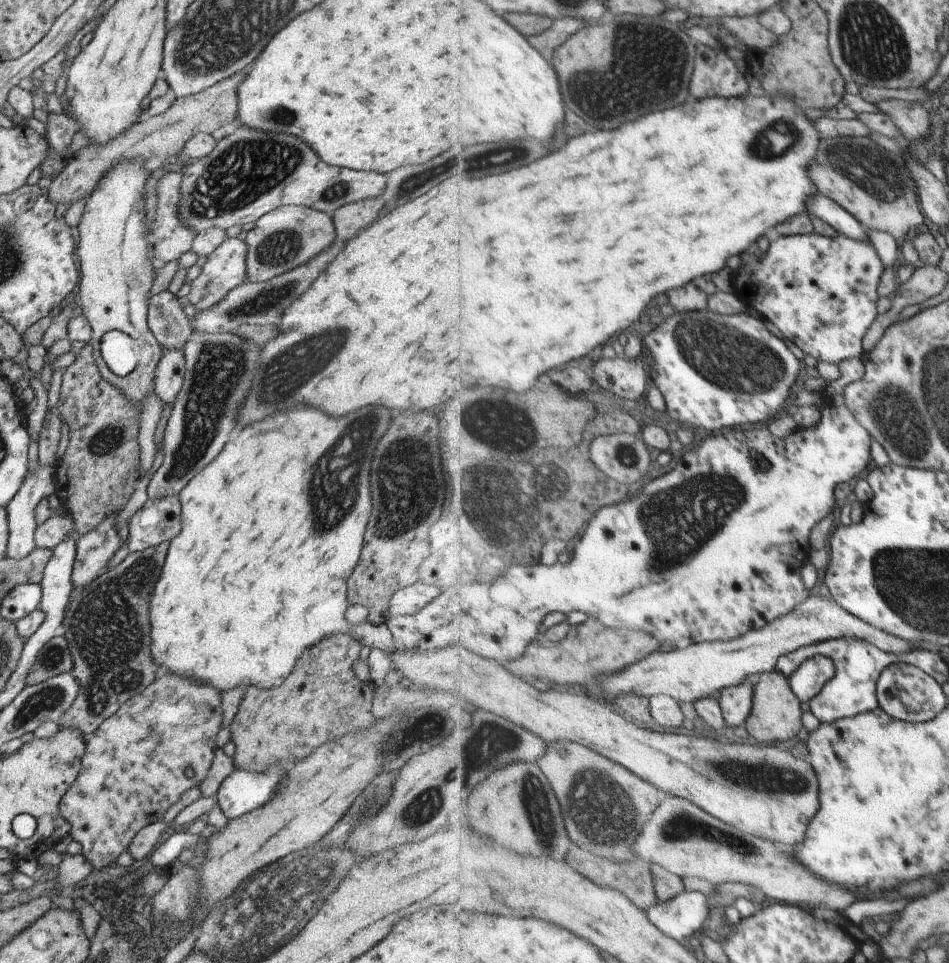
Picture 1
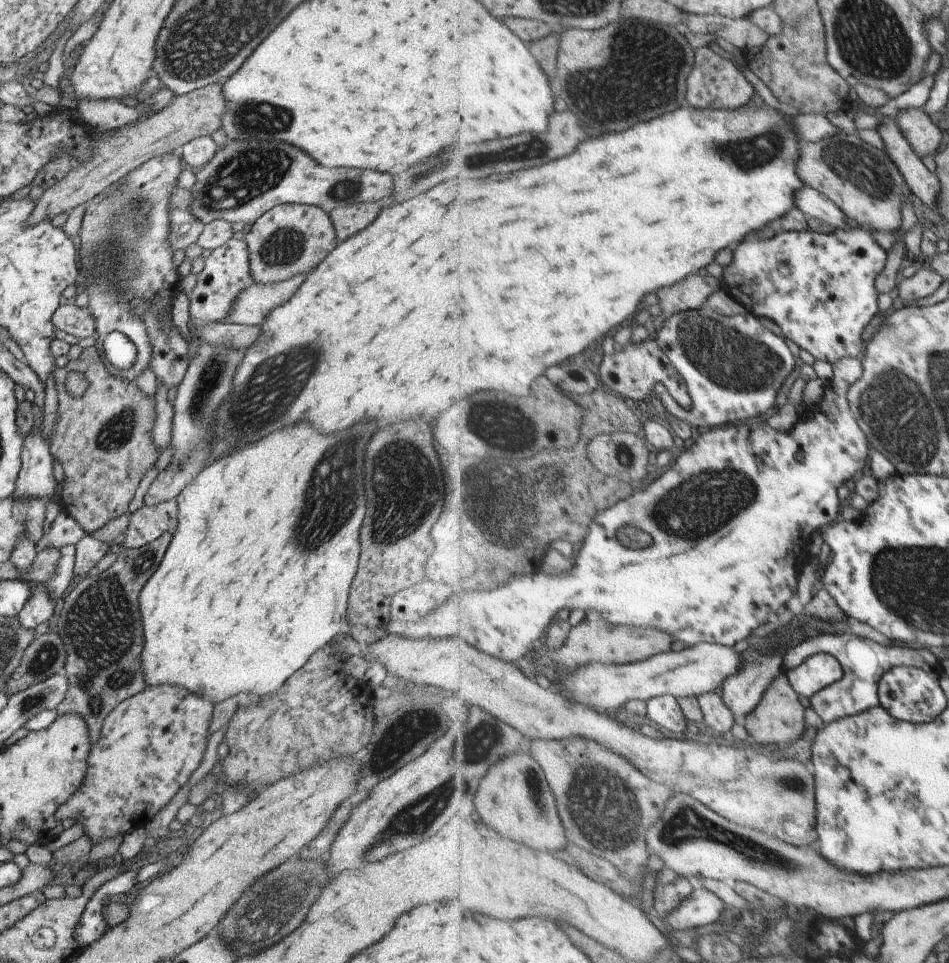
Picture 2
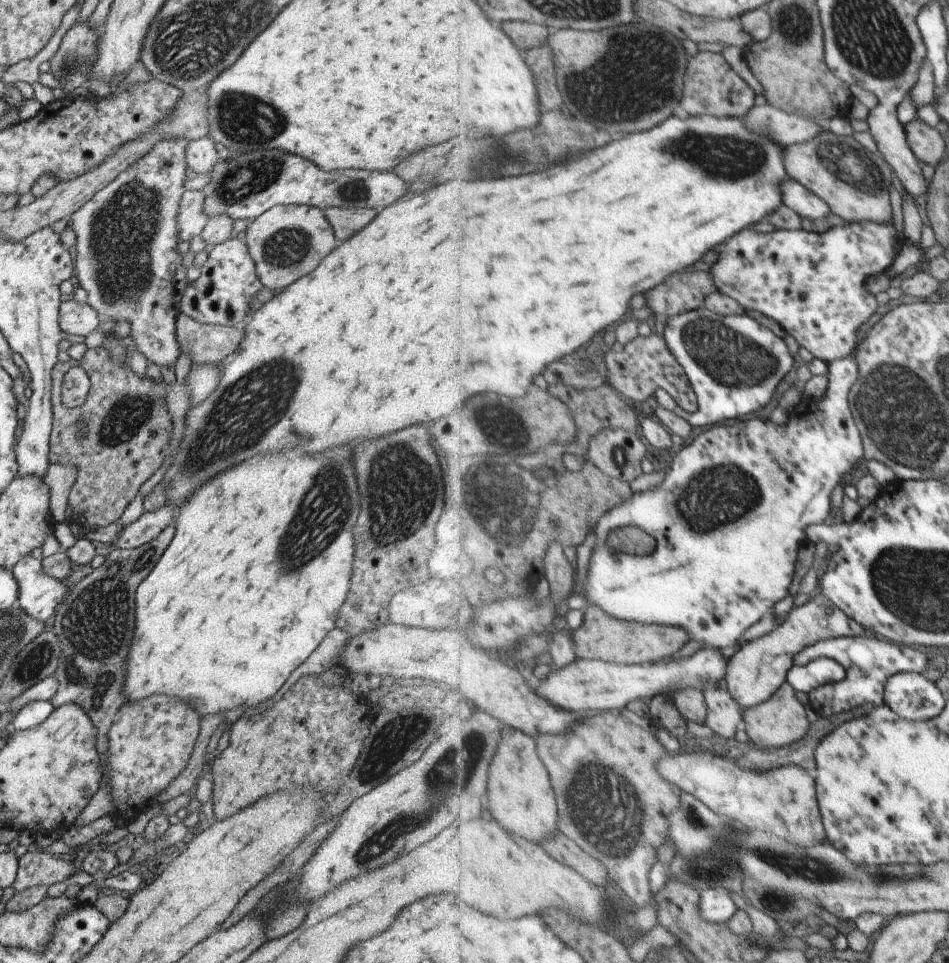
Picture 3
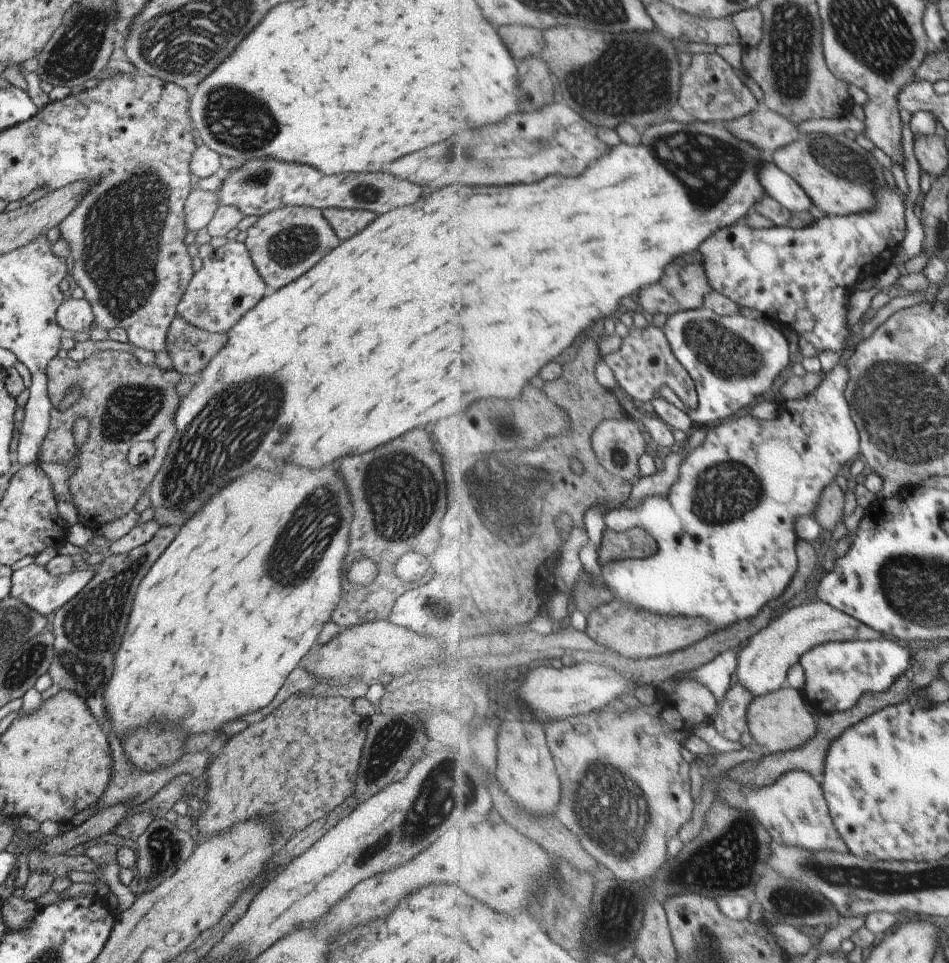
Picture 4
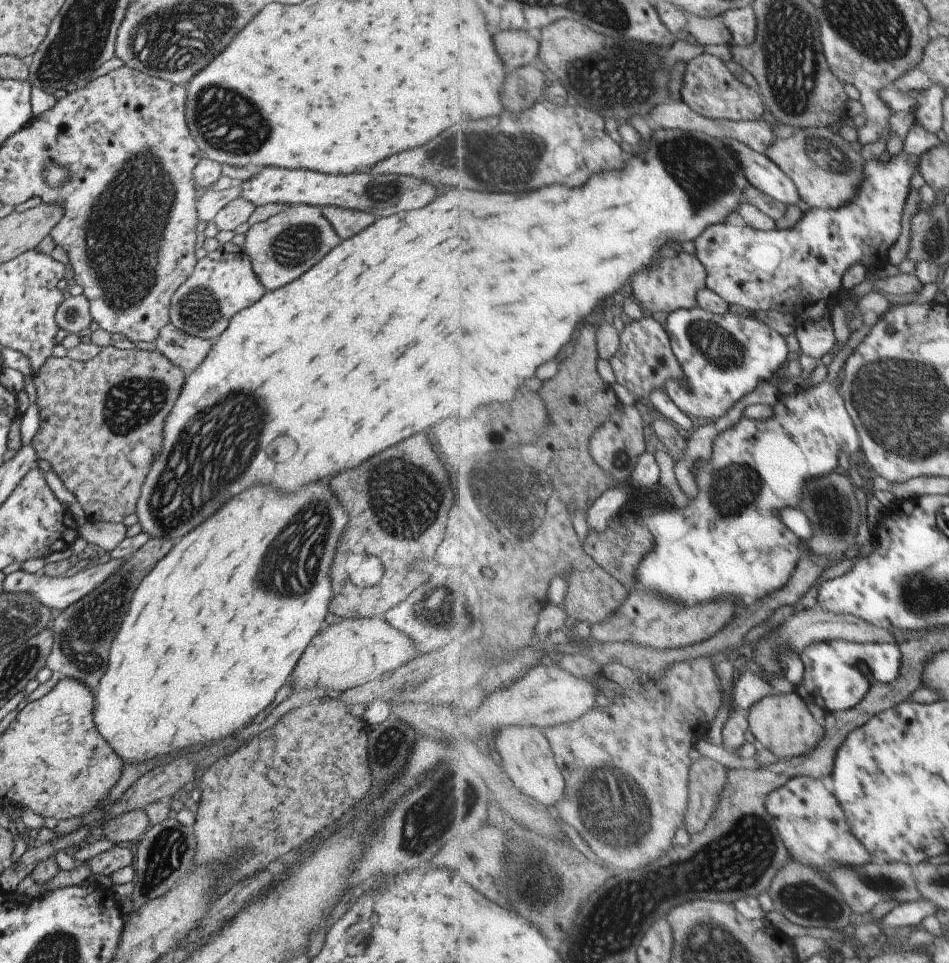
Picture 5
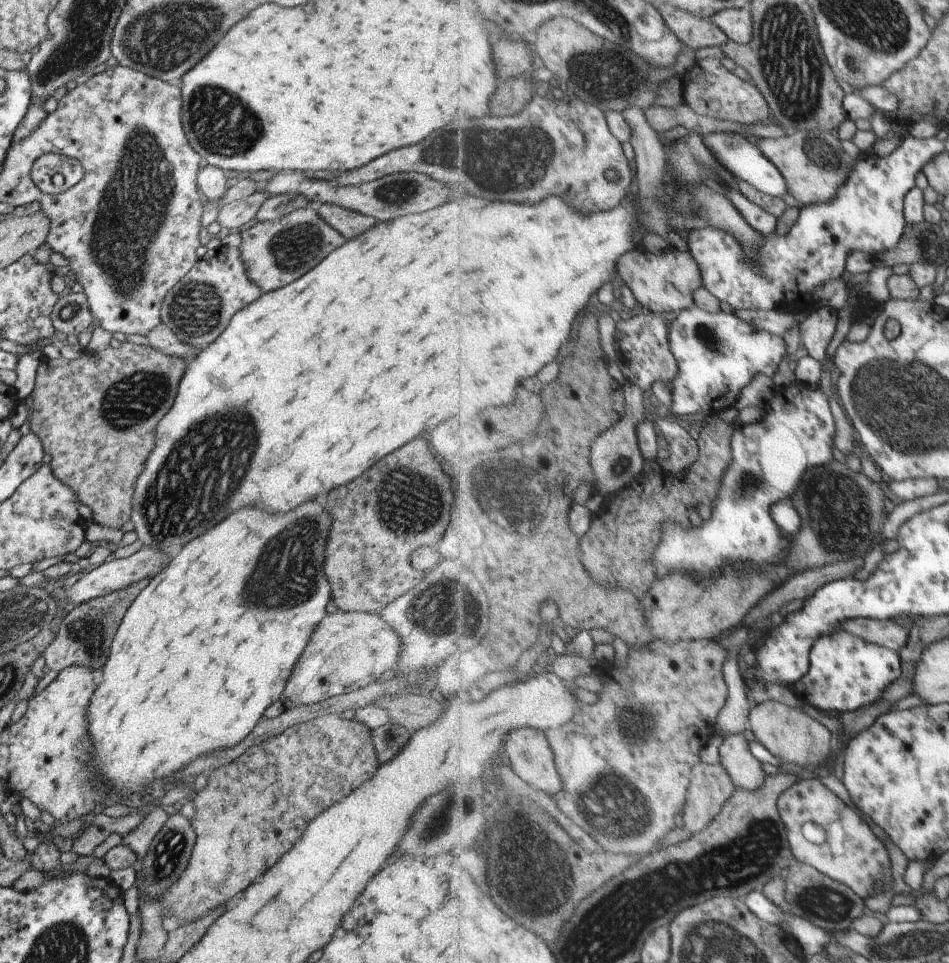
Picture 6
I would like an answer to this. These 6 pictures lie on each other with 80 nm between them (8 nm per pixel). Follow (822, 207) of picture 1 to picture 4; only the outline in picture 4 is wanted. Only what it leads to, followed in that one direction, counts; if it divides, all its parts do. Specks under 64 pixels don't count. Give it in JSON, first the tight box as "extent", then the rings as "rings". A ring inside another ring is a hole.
{"extent":[759,158,814,212],"rings":[[[774,158],[764,161],[759,166],[759,179],[762,181],[768,195],[772,195],[792,212],[804,212],[814,206],[813,199],[808,196],[805,188],[778,166]]]}

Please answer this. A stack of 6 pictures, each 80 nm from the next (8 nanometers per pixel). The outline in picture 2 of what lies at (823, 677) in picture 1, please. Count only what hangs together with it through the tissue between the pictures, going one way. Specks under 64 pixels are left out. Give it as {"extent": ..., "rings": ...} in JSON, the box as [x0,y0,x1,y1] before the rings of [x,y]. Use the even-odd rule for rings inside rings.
{"extent":[786,654,845,699],"rings":[[[814,654],[802,666],[786,671],[790,684],[804,696],[812,699],[827,686],[845,677],[843,664],[831,654]]]}

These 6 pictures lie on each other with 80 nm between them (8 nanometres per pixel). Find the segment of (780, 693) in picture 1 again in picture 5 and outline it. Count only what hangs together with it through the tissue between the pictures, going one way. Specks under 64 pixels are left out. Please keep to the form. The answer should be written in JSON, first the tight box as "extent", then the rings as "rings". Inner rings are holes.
{"extent":[748,690,827,760],"rings":[[[796,690],[788,694],[768,696],[754,705],[748,713],[751,732],[759,741],[759,746],[767,748],[780,760],[810,755],[827,736],[826,728],[816,720],[808,702]]]}

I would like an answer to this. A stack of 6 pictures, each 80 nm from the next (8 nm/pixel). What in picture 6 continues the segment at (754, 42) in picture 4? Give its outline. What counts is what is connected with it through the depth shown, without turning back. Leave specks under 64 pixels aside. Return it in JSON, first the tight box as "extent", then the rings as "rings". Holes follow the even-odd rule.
{"extent":[712,7,755,44],"rings":[[[747,7],[720,11],[712,20],[724,29],[728,36],[740,44],[748,44],[755,35],[754,12]]]}

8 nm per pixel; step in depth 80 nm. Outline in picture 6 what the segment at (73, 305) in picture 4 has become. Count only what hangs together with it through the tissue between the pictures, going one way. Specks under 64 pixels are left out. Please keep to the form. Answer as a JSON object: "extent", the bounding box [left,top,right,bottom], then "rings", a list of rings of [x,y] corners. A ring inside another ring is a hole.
{"extent":[51,292,96,335],"rings":[[[84,292],[59,295],[51,319],[55,330],[66,335],[78,335],[96,324]]]}

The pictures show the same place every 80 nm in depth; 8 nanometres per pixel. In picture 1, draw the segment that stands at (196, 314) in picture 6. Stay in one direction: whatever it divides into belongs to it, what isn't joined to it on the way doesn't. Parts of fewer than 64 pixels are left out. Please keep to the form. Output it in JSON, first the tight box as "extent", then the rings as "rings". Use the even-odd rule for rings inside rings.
{"extent":[186,238,247,311],"rings":[[[240,238],[226,239],[207,257],[202,273],[191,282],[191,290],[186,297],[196,311],[205,311],[215,307],[233,288],[247,280],[247,244]]]}

